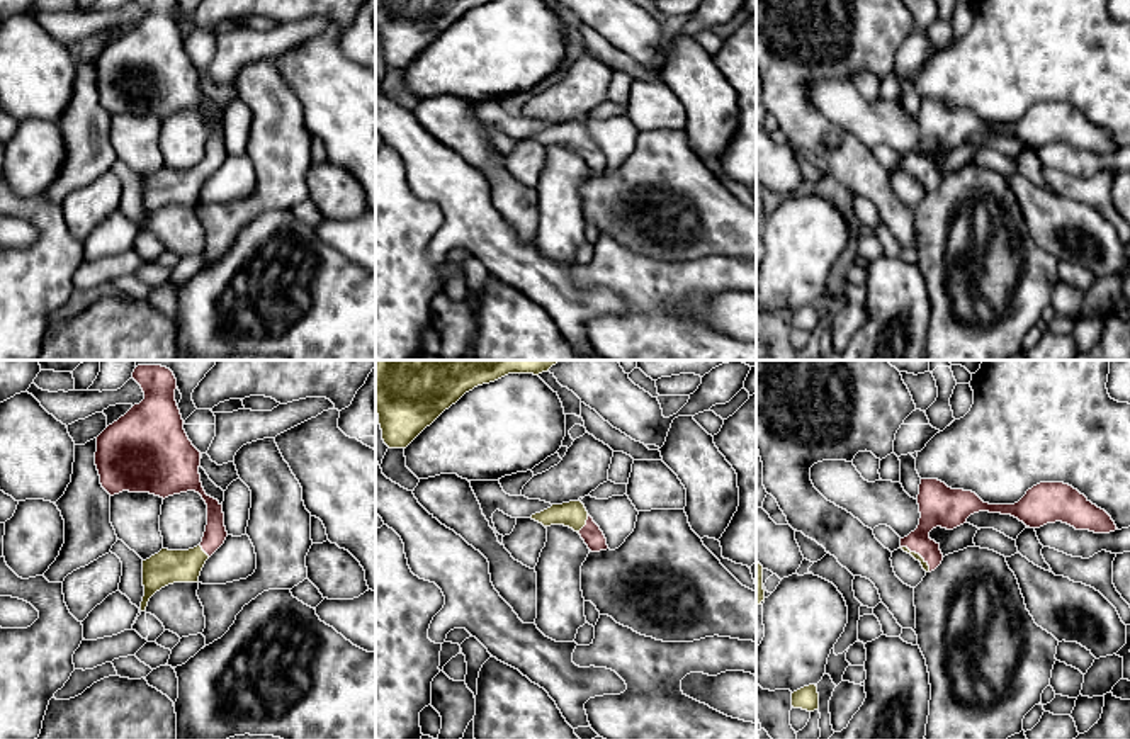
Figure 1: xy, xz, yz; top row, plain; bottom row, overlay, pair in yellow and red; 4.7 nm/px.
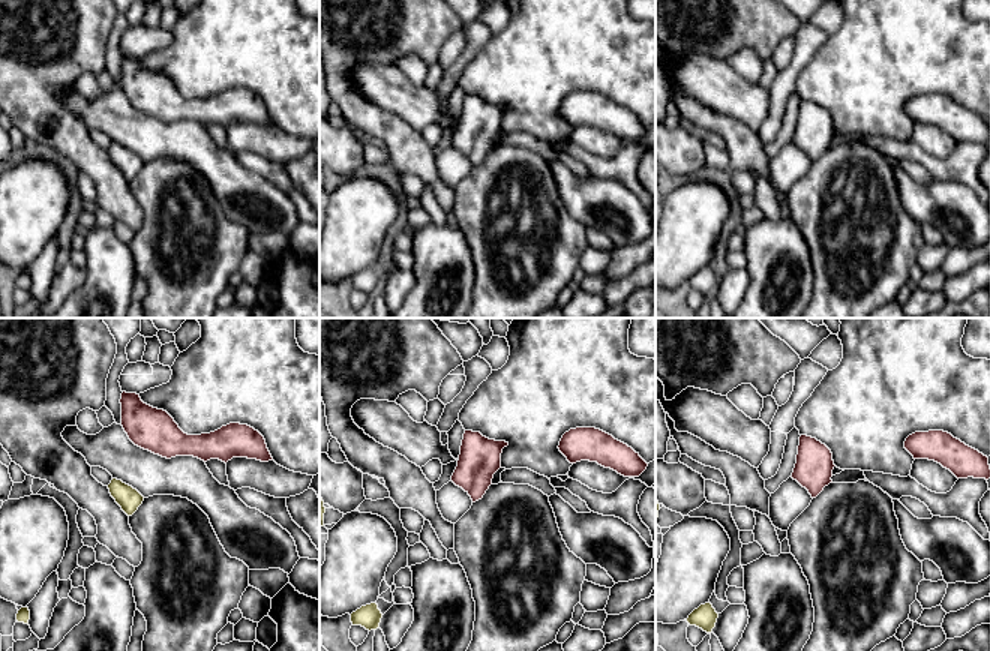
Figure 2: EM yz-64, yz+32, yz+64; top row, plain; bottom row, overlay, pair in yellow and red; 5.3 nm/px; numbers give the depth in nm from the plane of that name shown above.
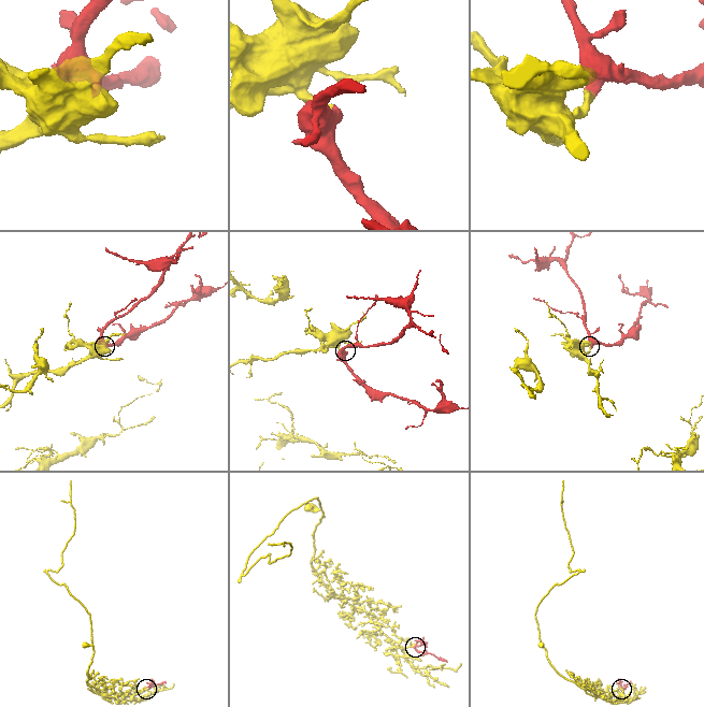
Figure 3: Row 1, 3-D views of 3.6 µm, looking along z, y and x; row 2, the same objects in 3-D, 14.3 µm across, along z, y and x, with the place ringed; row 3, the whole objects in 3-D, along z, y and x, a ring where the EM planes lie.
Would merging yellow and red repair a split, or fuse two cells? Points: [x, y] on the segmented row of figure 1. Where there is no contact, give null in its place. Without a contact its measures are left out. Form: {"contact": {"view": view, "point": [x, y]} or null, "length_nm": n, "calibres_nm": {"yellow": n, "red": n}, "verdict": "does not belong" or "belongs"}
{"contact": {"view": "yz", "point": [918, 554]}, "length_nm": 190, "calibres_nm": {"yellow": 30, "red": 190}, "verdict": "belongs"}

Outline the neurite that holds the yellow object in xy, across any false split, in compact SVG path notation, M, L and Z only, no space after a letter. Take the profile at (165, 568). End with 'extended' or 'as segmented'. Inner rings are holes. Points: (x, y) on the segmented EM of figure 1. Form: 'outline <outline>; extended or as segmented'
outline M138 365L133 379L141 386L144 399L97 437L95 465L102 488L110 496L129 491L163 499L195 491L207 505L207 525L197 547L161 549L143 561L144 612L150 598L161 588L199 583L206 561L224 544L228 532L223 505L202 488L201 452L184 430L173 372L161 365Z; extended

